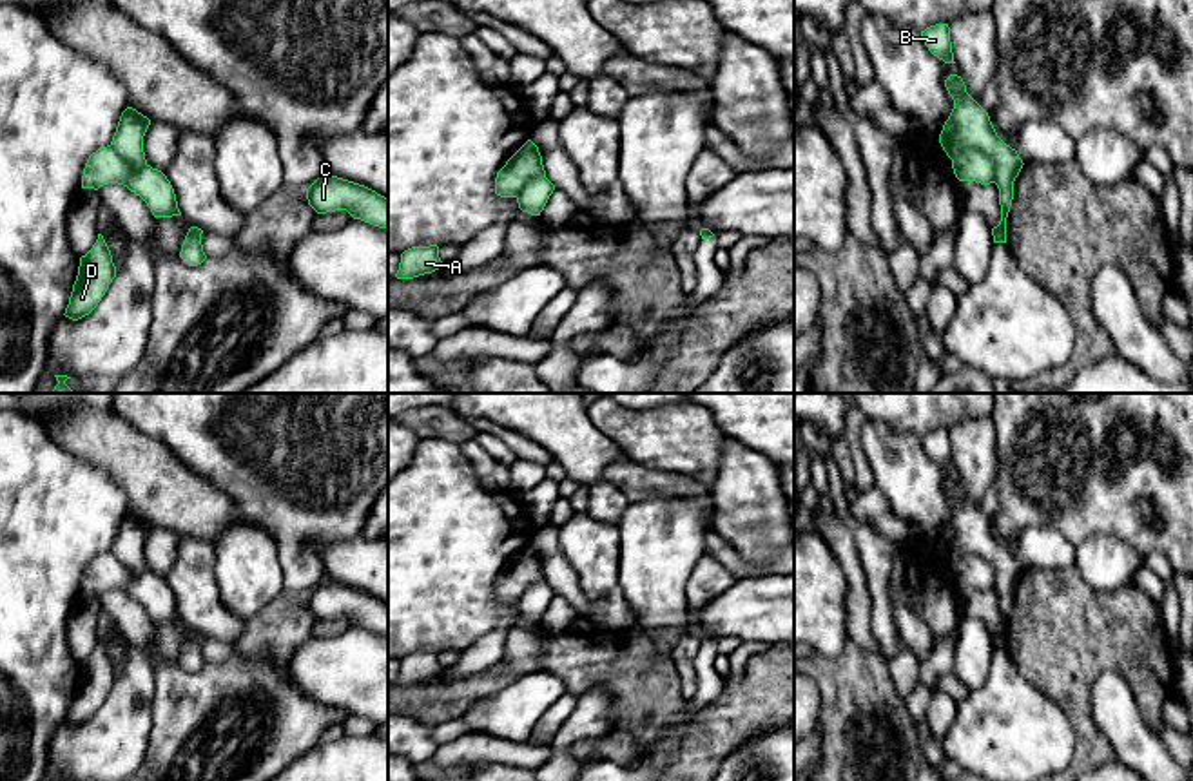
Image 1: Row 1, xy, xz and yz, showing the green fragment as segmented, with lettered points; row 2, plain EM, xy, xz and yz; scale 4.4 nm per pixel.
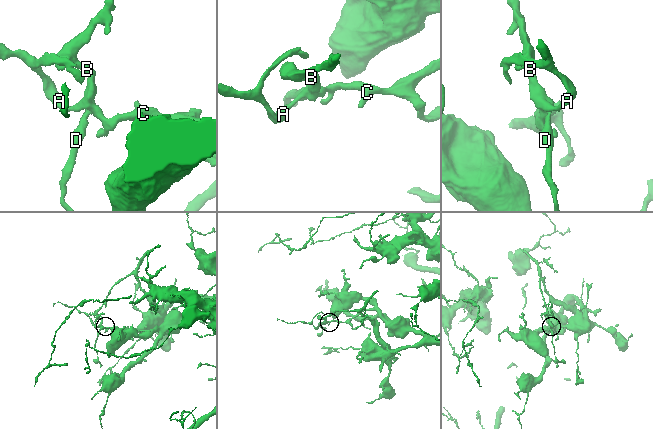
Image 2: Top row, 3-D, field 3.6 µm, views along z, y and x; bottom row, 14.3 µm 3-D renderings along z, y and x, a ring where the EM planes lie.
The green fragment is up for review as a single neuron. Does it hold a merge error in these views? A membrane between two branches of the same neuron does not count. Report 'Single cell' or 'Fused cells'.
Fused cells

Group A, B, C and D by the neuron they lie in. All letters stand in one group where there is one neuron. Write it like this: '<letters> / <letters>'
A C / B D

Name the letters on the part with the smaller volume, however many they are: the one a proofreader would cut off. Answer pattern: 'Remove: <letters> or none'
Remove: B, D

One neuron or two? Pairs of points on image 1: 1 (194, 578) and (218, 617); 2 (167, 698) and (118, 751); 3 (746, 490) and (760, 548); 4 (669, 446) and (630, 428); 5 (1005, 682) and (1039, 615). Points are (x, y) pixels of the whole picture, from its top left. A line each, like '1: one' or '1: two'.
1: one
2: two
3: one
4: one
5: two

